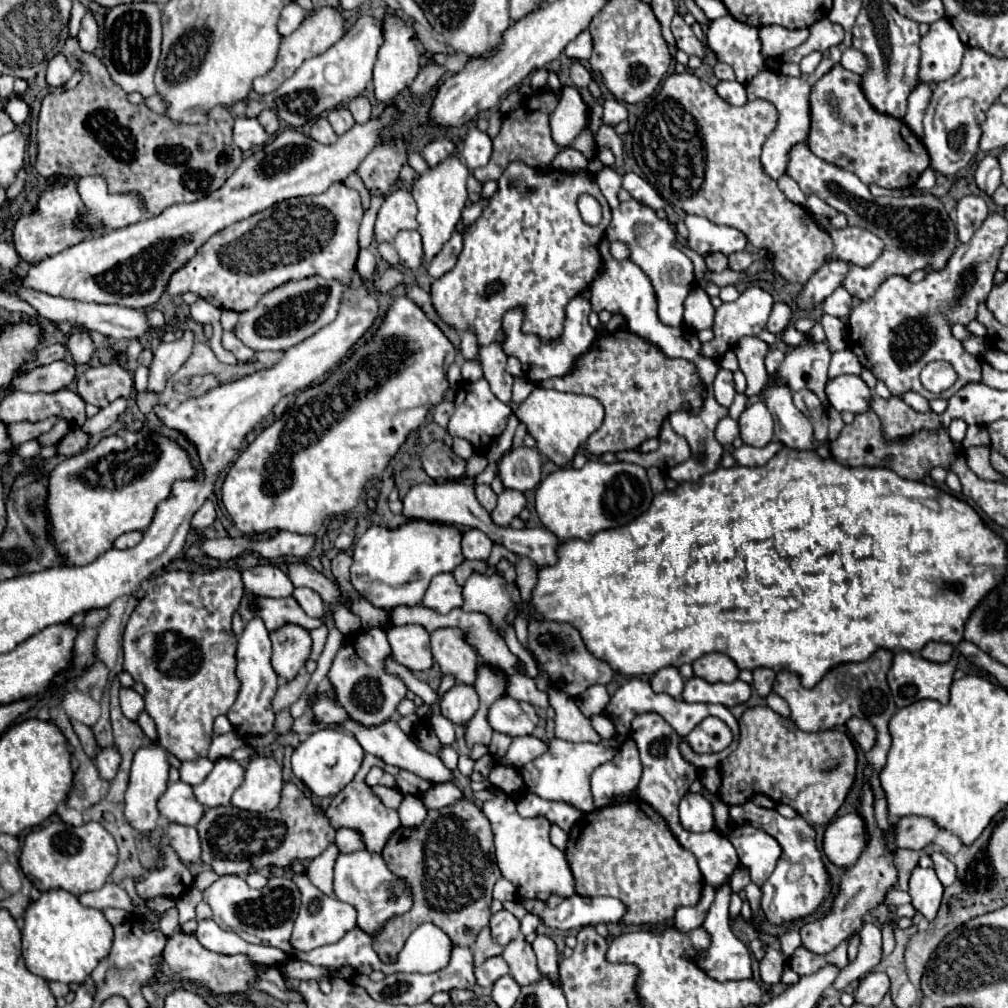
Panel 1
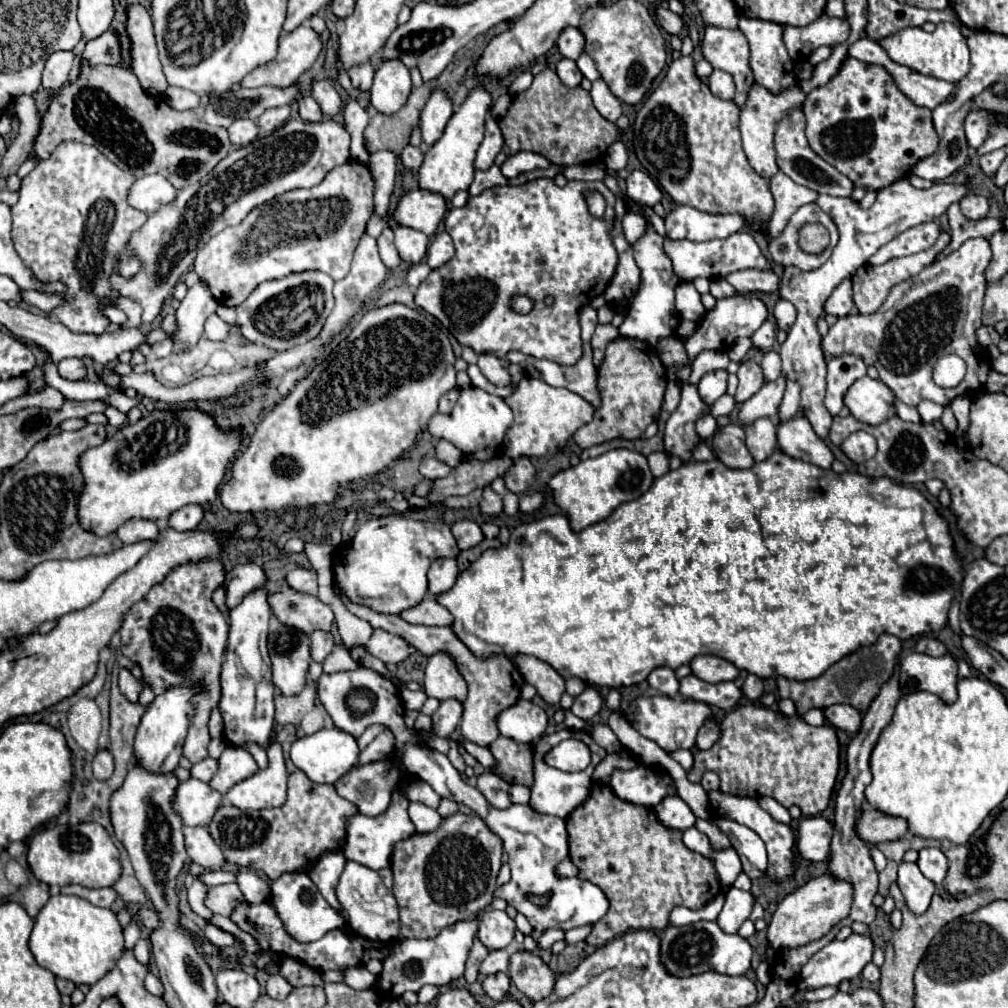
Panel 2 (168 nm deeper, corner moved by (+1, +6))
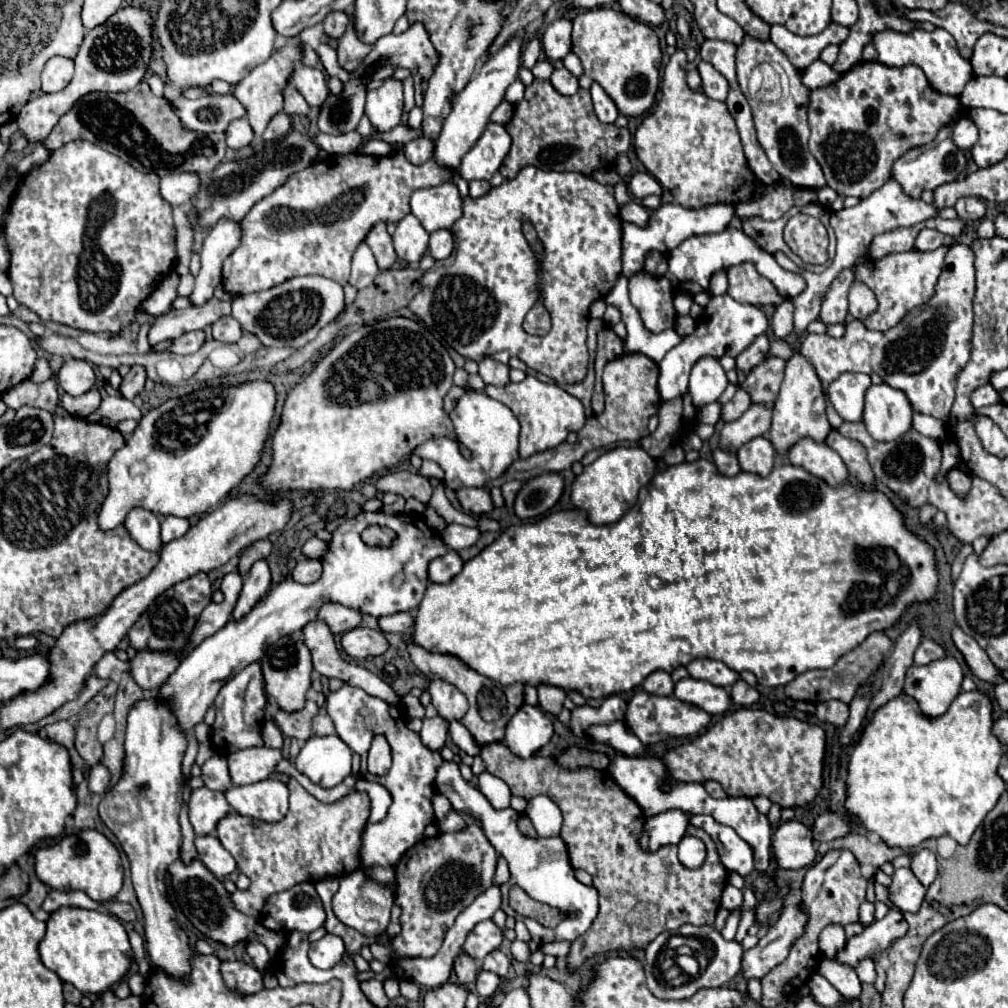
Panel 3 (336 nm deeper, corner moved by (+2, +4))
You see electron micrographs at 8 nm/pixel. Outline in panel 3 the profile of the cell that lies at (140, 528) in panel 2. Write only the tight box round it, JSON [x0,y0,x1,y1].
[124,507,160,551]

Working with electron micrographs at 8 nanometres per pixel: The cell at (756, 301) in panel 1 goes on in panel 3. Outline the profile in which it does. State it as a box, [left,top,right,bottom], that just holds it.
[658,293,768,401]

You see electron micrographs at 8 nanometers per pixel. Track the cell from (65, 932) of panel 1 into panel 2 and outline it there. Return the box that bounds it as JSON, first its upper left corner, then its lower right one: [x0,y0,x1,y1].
[29,893,125,985]

